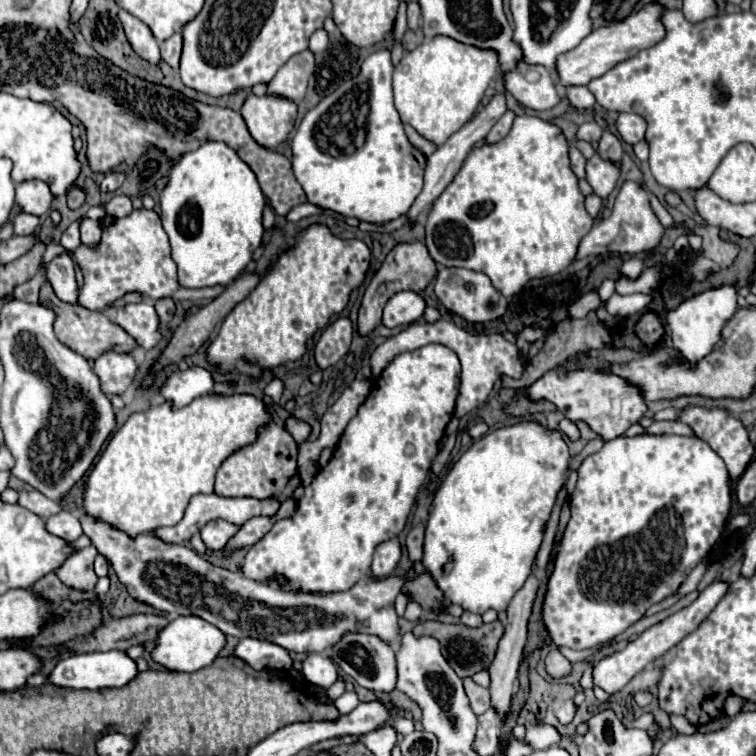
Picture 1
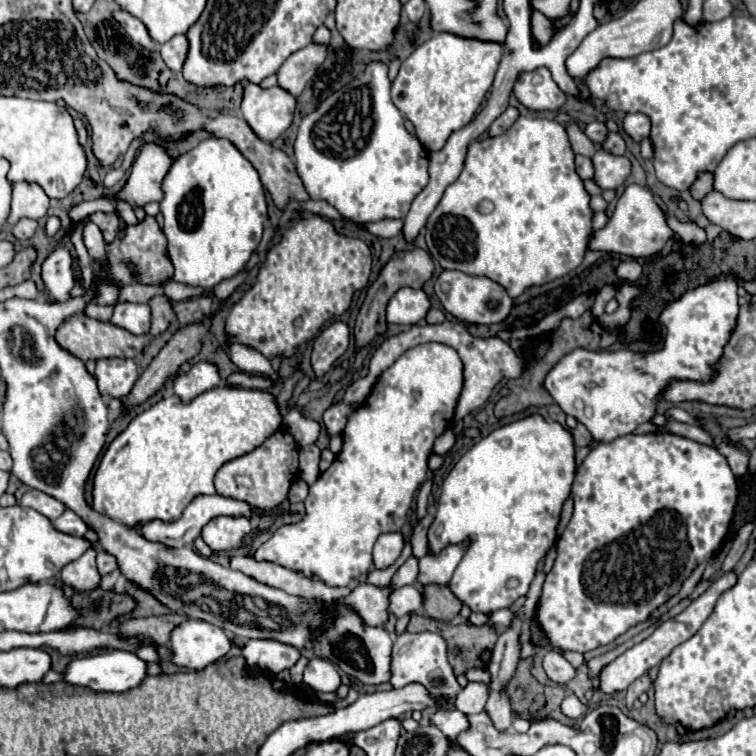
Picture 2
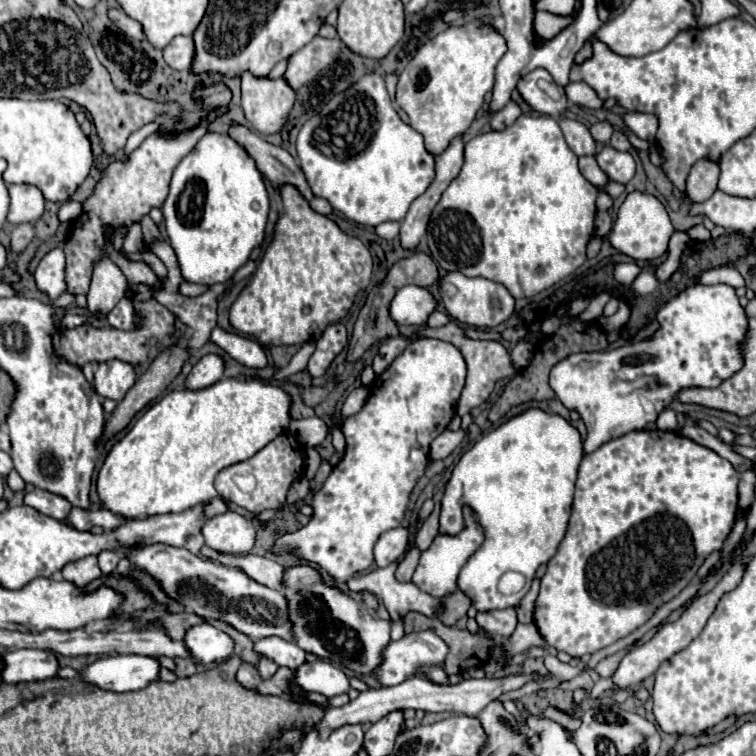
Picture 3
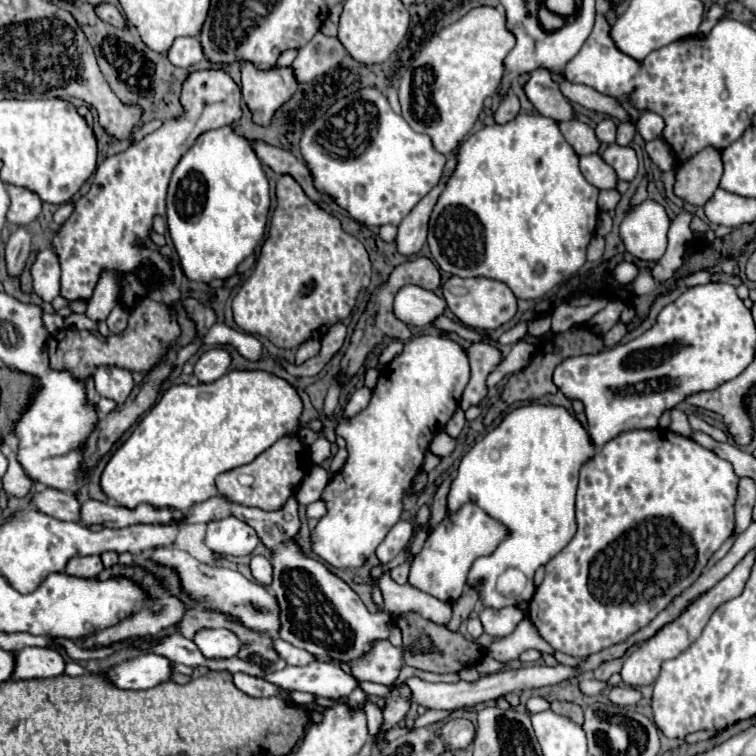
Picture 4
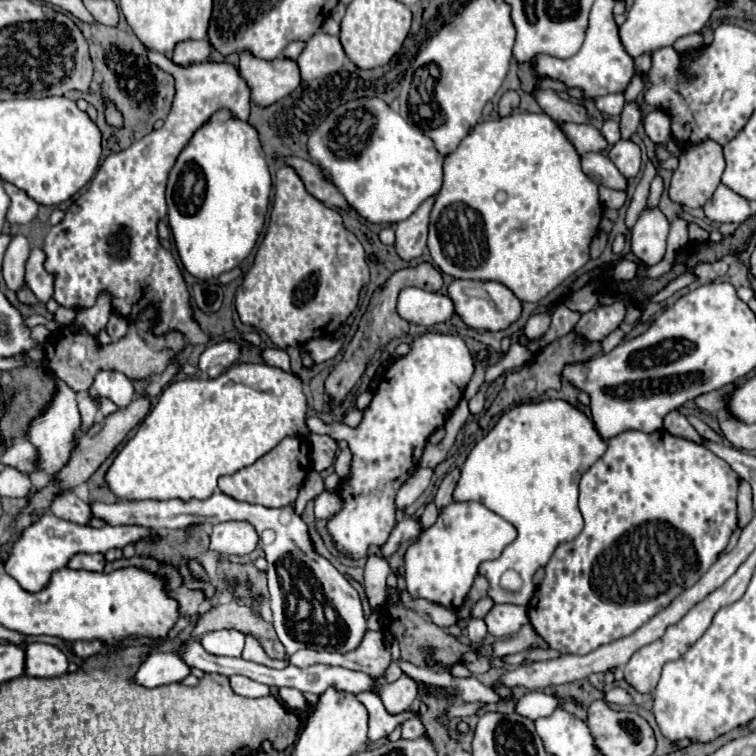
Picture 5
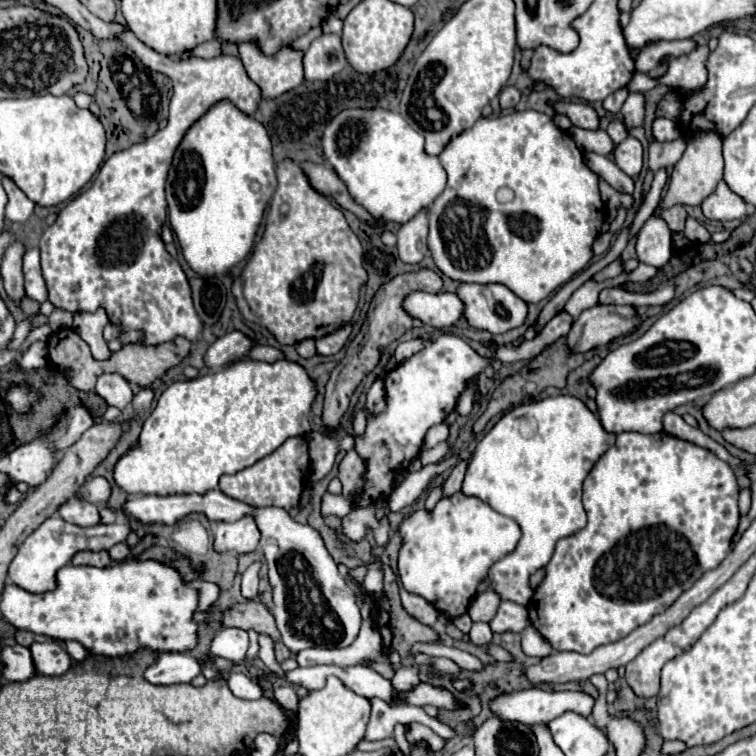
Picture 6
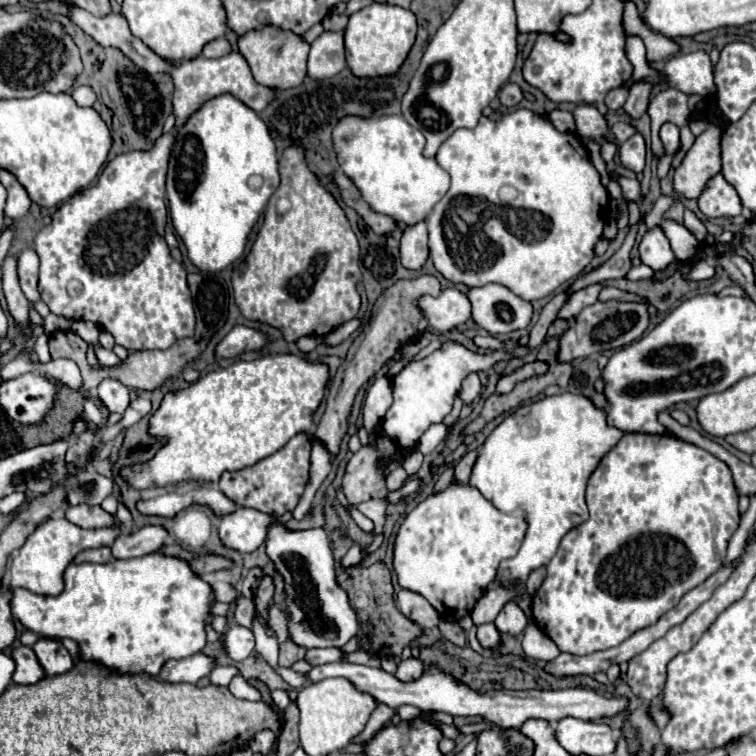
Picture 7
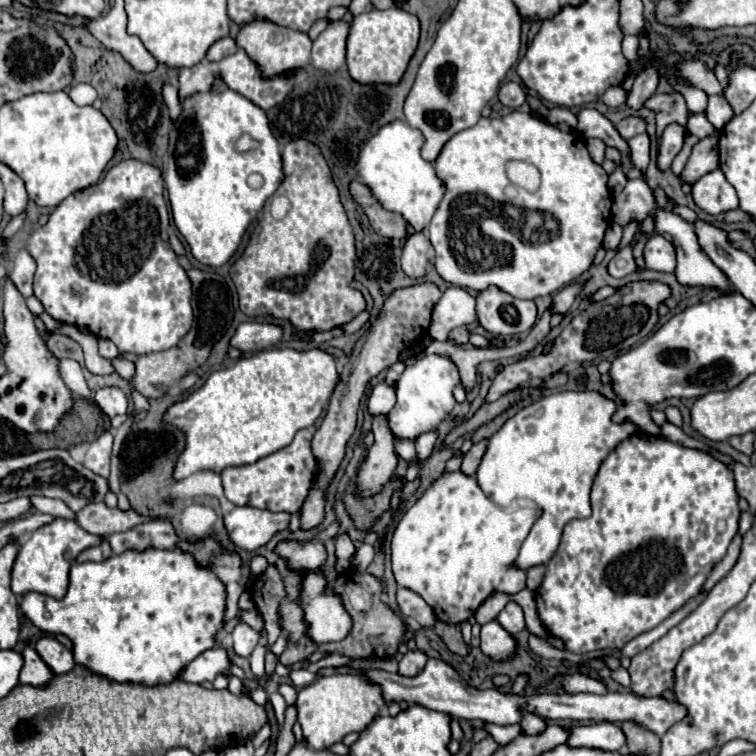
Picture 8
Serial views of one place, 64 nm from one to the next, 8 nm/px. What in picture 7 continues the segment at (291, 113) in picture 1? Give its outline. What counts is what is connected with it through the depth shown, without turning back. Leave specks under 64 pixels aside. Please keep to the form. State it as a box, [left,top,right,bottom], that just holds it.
[238,26,310,92]

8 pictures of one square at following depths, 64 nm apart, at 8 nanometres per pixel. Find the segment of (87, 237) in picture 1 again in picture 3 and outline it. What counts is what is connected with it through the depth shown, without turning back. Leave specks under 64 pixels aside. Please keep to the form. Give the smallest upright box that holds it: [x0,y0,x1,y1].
[88,256,128,314]

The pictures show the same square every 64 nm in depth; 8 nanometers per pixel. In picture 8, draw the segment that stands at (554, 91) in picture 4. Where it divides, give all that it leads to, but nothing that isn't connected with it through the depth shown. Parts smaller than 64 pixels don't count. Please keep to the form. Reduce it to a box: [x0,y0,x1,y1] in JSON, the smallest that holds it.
[576,108,628,154]

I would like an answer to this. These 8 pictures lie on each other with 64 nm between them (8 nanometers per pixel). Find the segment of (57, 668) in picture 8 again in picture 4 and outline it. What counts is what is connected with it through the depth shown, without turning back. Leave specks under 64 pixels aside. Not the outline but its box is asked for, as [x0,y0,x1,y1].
[12,648,64,680]

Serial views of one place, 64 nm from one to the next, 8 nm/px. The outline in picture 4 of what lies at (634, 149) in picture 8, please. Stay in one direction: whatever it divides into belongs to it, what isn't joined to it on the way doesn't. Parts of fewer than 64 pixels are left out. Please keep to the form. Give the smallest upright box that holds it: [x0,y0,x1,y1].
[602,144,638,182]

